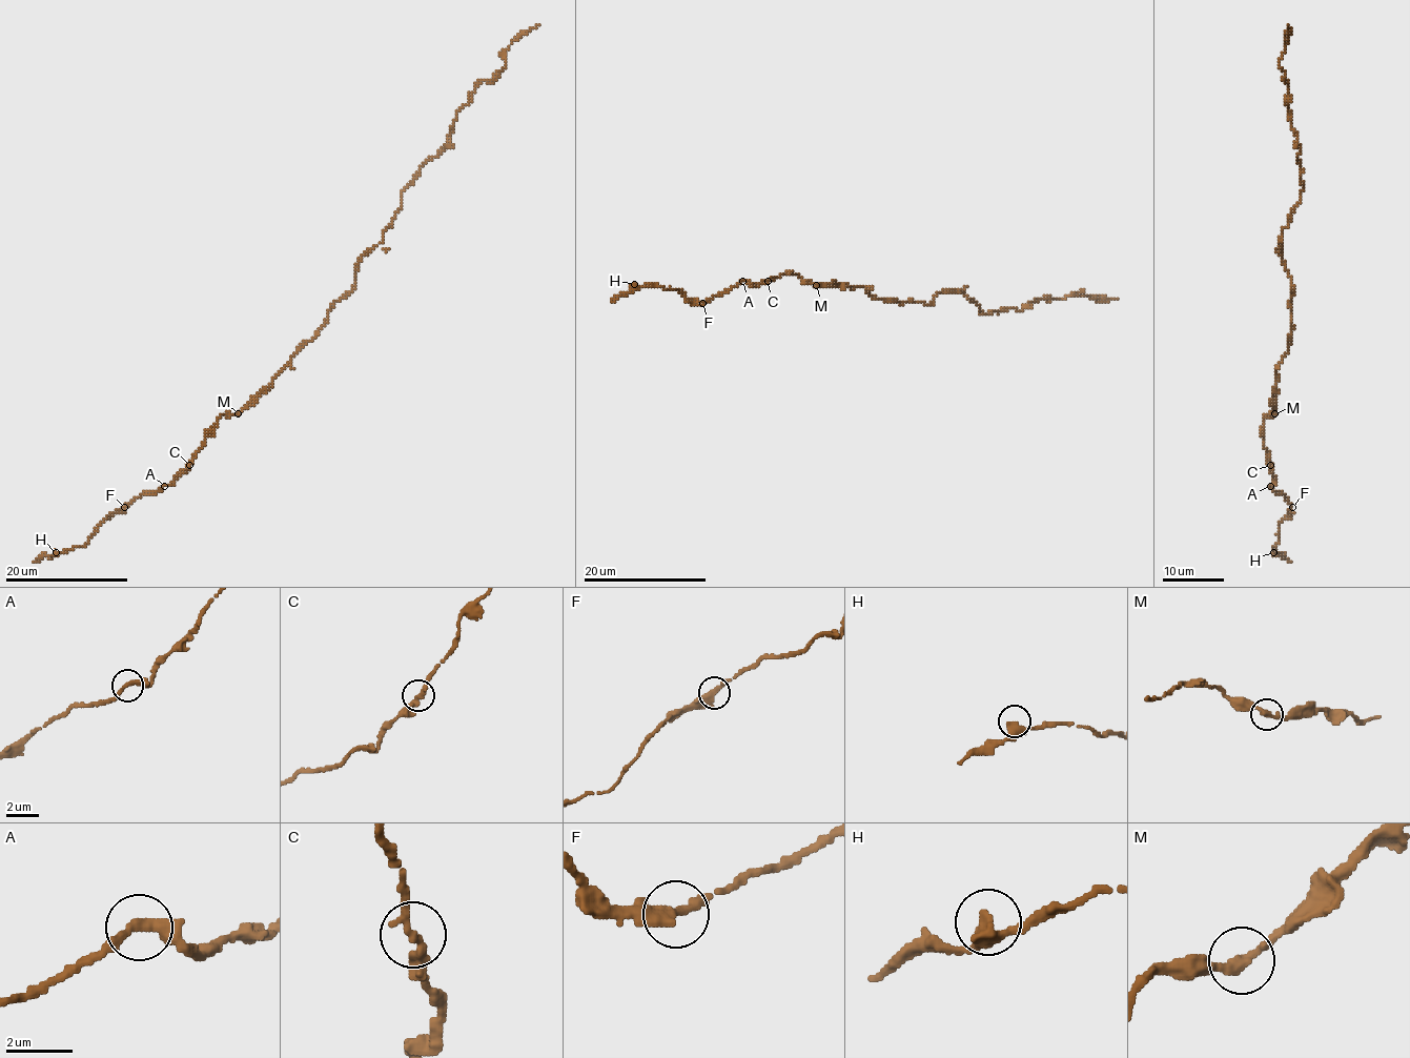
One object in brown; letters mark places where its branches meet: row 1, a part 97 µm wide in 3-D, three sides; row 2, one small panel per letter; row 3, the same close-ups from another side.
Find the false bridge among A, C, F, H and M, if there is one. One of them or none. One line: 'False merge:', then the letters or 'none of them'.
False merge: none of them

